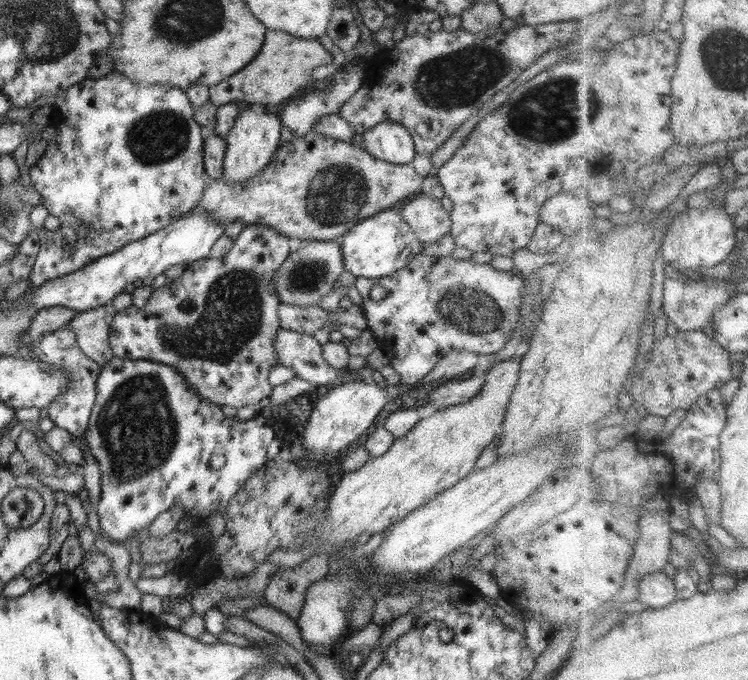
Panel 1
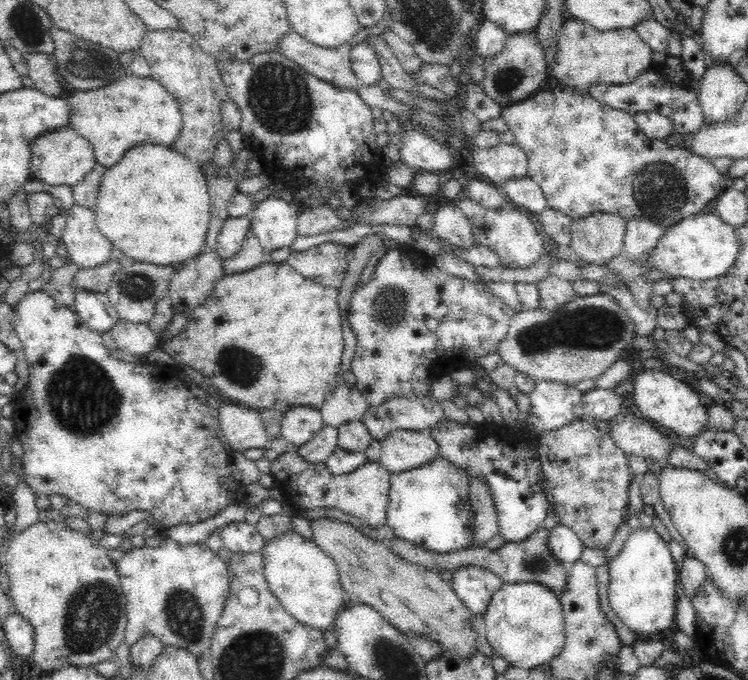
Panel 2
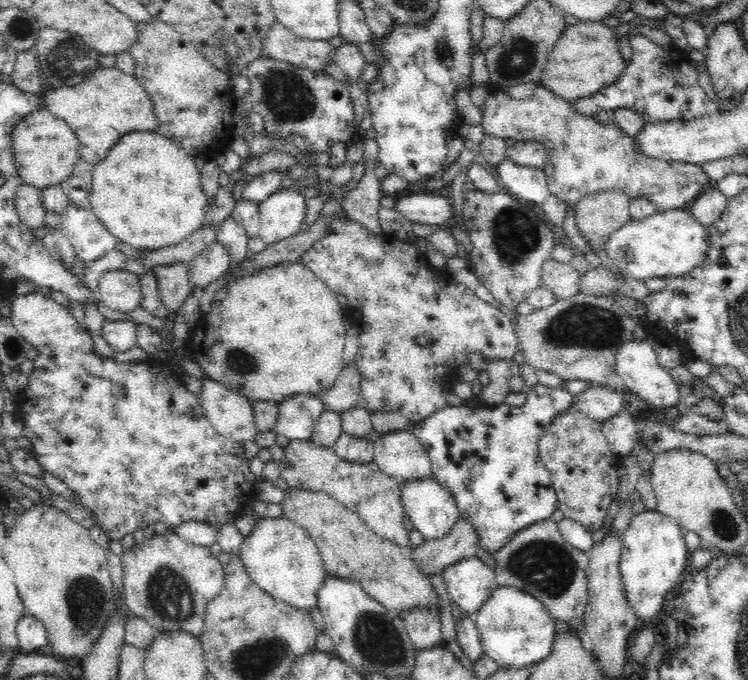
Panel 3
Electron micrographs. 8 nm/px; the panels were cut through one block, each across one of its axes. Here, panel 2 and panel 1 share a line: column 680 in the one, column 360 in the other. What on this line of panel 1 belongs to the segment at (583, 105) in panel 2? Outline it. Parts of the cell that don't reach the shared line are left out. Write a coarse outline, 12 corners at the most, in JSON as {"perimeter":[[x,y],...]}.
{"perimeter":[[312,130],[196,208],[338,240],[422,194],[411,164]]}

